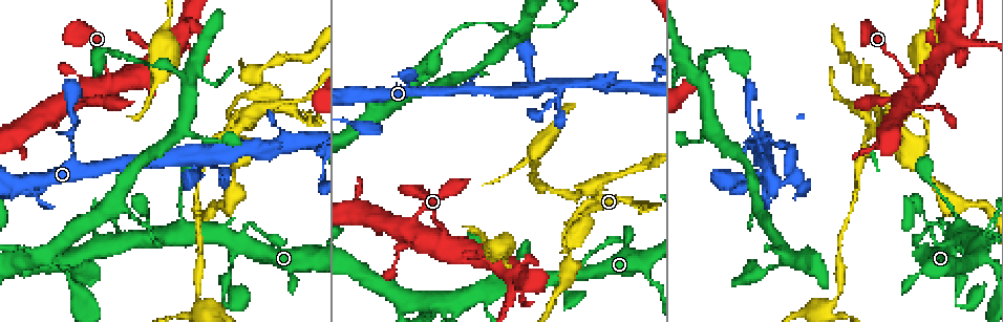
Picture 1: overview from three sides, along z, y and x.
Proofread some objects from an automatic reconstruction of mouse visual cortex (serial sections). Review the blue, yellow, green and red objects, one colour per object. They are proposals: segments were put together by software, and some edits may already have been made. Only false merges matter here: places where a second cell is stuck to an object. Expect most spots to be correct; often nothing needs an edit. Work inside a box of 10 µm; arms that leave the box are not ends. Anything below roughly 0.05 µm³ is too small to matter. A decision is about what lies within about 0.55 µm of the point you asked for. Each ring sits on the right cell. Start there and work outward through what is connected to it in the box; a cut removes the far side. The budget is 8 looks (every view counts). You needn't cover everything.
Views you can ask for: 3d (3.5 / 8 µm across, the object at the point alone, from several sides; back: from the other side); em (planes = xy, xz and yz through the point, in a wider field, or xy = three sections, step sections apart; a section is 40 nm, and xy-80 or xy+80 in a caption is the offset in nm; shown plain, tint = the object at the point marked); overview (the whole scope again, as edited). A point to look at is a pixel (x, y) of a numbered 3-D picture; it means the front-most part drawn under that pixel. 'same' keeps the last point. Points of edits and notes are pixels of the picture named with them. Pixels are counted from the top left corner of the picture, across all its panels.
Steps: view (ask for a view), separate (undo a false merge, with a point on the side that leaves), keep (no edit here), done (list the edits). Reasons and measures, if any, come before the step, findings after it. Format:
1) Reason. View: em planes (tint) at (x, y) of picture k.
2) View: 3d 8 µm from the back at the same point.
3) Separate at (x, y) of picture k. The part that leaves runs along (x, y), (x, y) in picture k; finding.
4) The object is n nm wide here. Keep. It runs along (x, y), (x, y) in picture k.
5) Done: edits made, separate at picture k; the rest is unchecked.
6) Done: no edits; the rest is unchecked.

Looks like a crossing. View: 3d 3.5 µm at (197, 159) of picture 1.

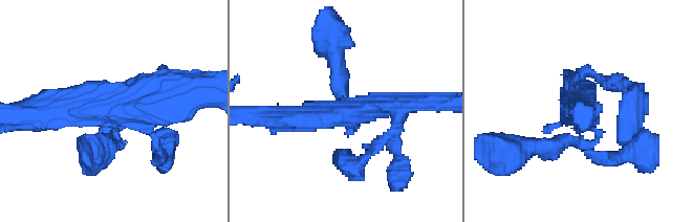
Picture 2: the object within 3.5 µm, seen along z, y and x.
4 arms meet here; the arms are 100, 150, 350, 400 nm wide. View: em xy step 2 (tint) at (116, 108) of picture 2.

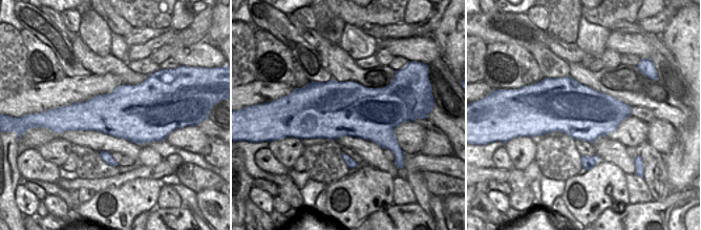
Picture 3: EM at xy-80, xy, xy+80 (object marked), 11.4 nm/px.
Keep. It runs along (44, 113), (141, 109), (182, 96) in picture 2; all the same cell.

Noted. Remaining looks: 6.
Abrupt turn. View: 3d 3.5 µm at (593, 188) of picture 1.

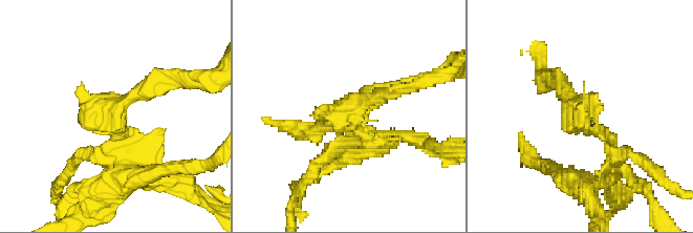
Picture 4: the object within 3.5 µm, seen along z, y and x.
View: em xy step 1 (tint) at (581, 114) of picture 4.

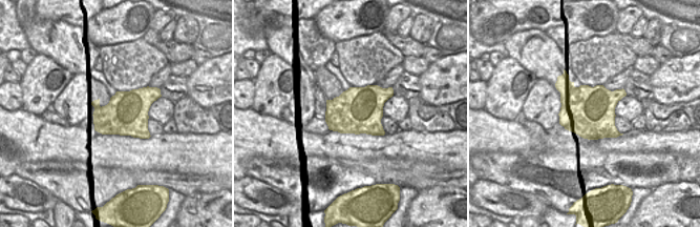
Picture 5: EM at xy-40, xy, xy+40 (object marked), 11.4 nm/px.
Keep. It runs along (610, 168), (610, 142), (559, 81) in picture 4; one cell here.

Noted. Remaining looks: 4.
View: 3d 8 µm at (932, 178) of picture 1.

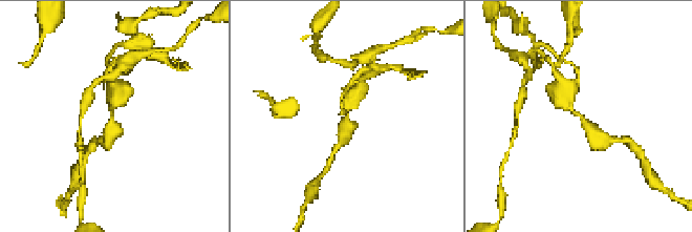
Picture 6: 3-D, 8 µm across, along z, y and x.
Now the EM. View: em xy step 1 (tint) at the same point.

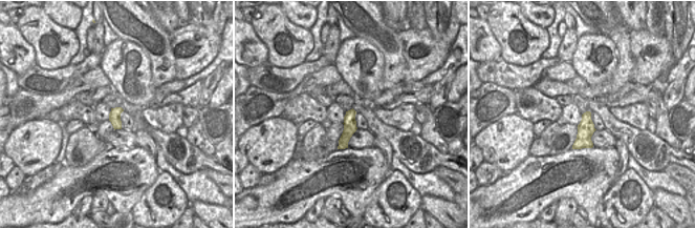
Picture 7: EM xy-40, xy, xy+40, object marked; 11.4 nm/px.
The object is 150 nm wide here. Keep. It runs along (564, 93), (568, 109), (602, 139) in picture 6; one cell here.

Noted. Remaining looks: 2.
Done: no edits; the rest is unchecked.

